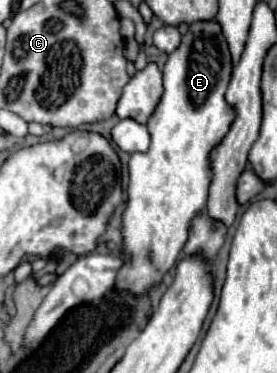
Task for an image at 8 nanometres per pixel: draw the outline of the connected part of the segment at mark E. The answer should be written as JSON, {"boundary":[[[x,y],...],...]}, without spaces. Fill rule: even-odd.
{"boundary":[[[215,17],[189,23],[189,29],[181,37],[181,45],[169,53],[163,67],[163,95],[147,121],[151,131],[151,145],[145,153],[133,153],[129,159],[129,201],[127,209],[123,211],[121,231],[121,253],[125,255],[125,265],[119,269],[117,287],[141,295],[149,291],[151,285],[161,281],[163,271],[175,267],[183,243],[187,241],[187,223],[207,205],[209,183],[213,177],[211,151],[223,141],[235,119],[235,107],[225,99],[231,69],[231,51]]]}

